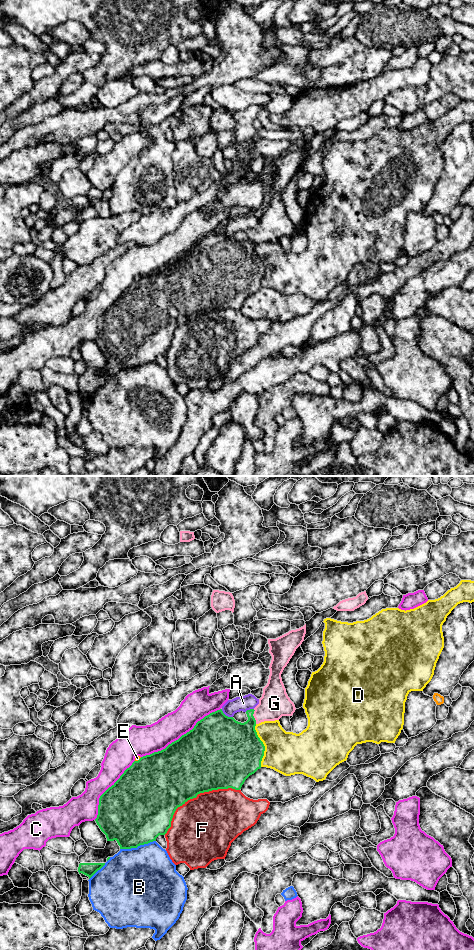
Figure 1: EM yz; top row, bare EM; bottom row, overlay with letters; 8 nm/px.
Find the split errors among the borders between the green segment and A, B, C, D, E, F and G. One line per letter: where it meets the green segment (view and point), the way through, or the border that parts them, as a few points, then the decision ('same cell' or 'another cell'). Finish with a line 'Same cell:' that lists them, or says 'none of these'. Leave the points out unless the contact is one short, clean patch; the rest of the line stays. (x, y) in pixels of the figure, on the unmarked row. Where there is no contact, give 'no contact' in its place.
A: contact yz (225, 235); another cell
B: contact yz (137, 366); another cell
C: contact yz (182, 255); another cell
D: contact yz (263, 265); another cell
E: contact yz (139, 279); another cell
F: contact yz (195, 317); another cell
G: contact yz (253, 236); way yz (238, 263), (242, 259), (253, 236), (267, 230), (274, 223); same cell
Same cell: G

